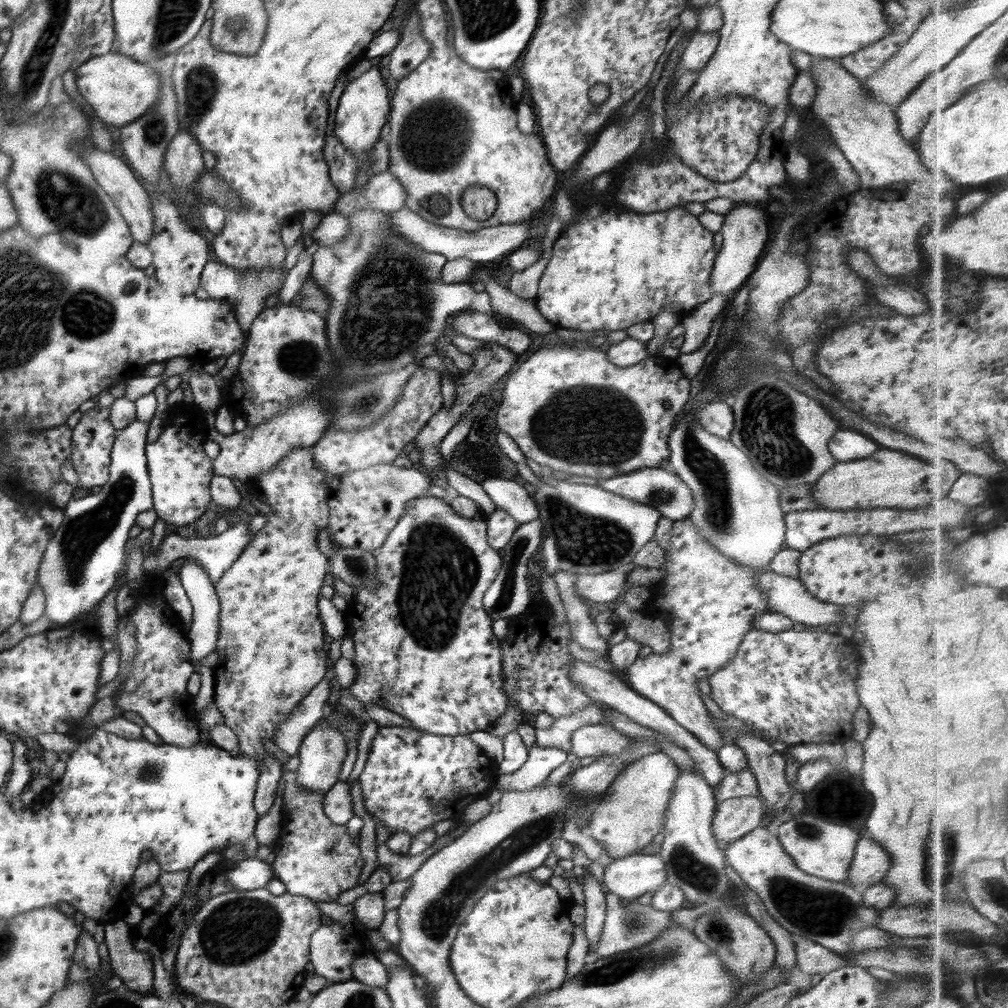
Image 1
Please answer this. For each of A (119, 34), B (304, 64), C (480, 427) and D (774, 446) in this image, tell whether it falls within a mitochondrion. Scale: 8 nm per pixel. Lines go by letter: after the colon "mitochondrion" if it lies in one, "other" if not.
A: other
B: other
C: other
D: mitochondrion

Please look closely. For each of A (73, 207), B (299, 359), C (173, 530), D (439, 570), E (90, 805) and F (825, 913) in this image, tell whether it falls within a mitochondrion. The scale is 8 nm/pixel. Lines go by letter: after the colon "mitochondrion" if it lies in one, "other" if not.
A: mitochondrion
B: mitochondrion
C: other
D: mitochondrion
E: other
F: mitochondrion

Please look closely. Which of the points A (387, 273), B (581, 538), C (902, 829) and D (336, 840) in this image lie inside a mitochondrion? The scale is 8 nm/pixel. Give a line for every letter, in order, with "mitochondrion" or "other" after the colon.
A: mitochondrion
B: mitochondrion
C: other
D: mitochondrion

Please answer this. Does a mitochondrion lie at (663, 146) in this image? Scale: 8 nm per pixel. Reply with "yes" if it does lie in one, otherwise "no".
no

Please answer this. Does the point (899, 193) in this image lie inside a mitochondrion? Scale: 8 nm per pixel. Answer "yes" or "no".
no

